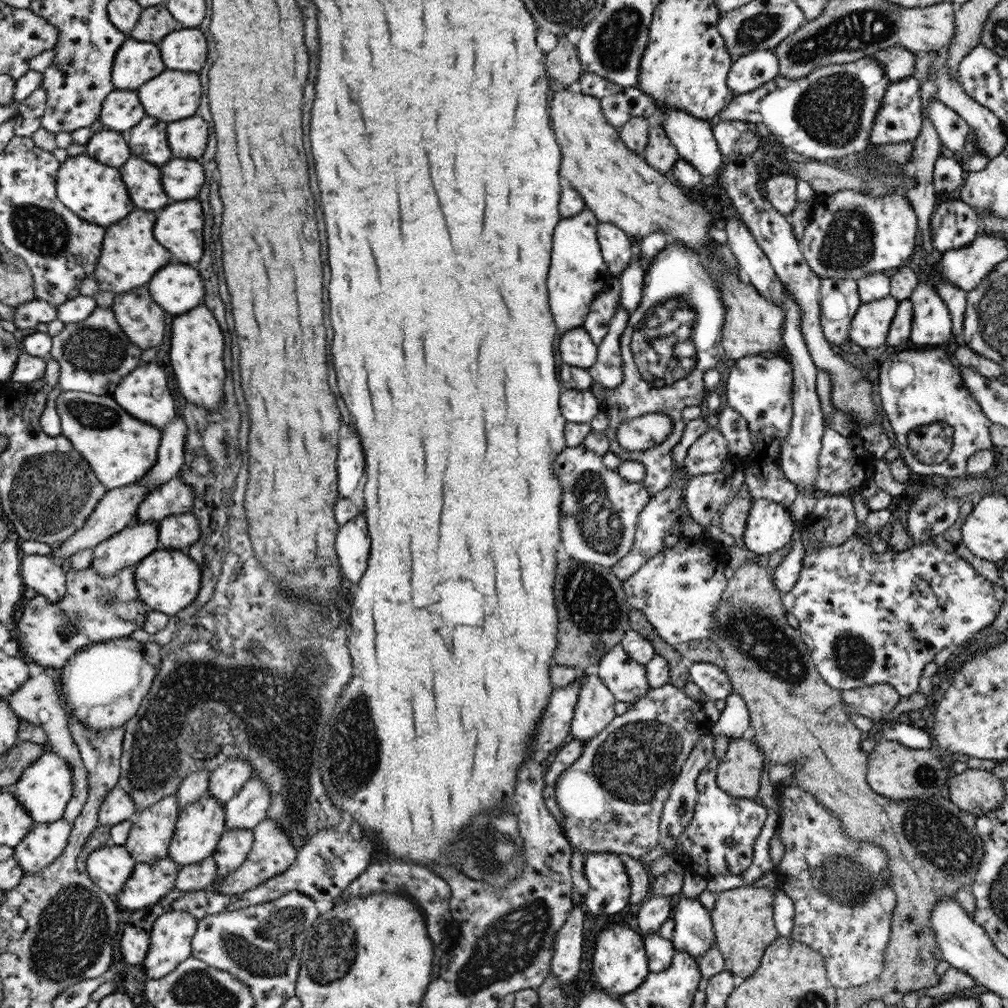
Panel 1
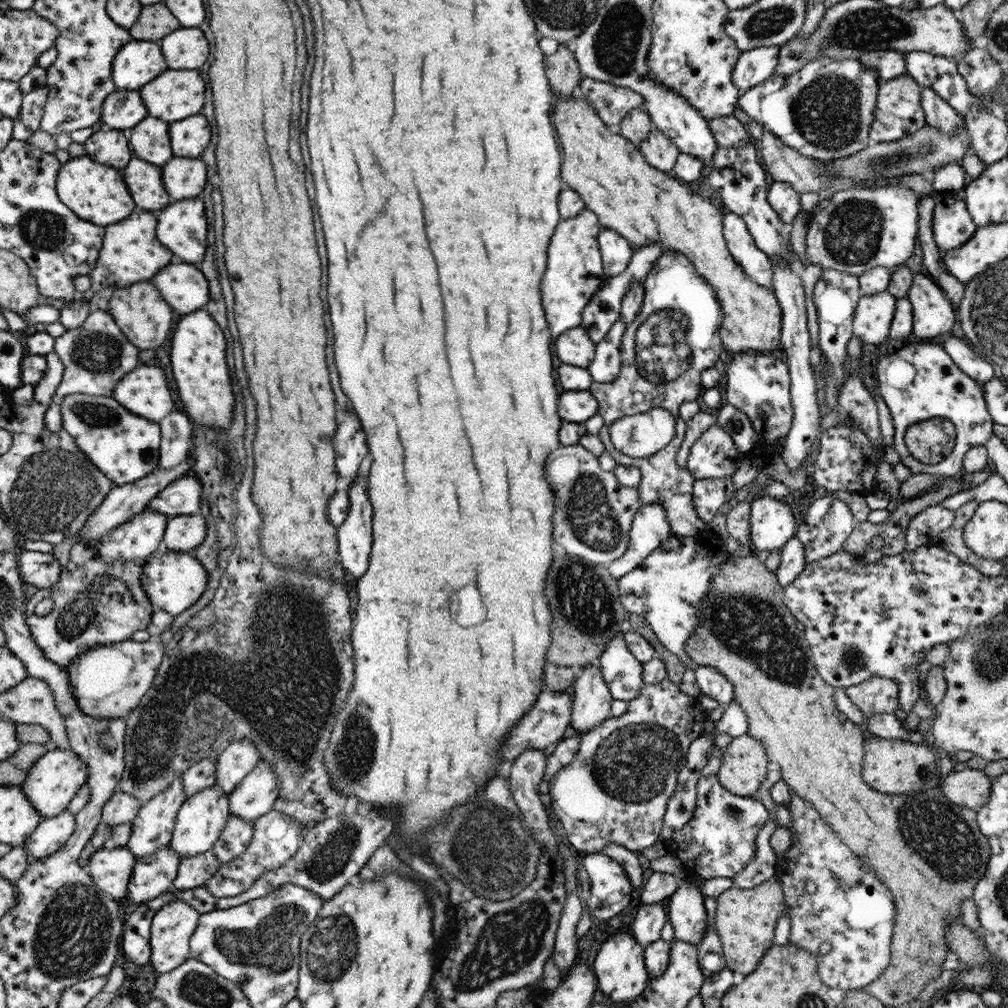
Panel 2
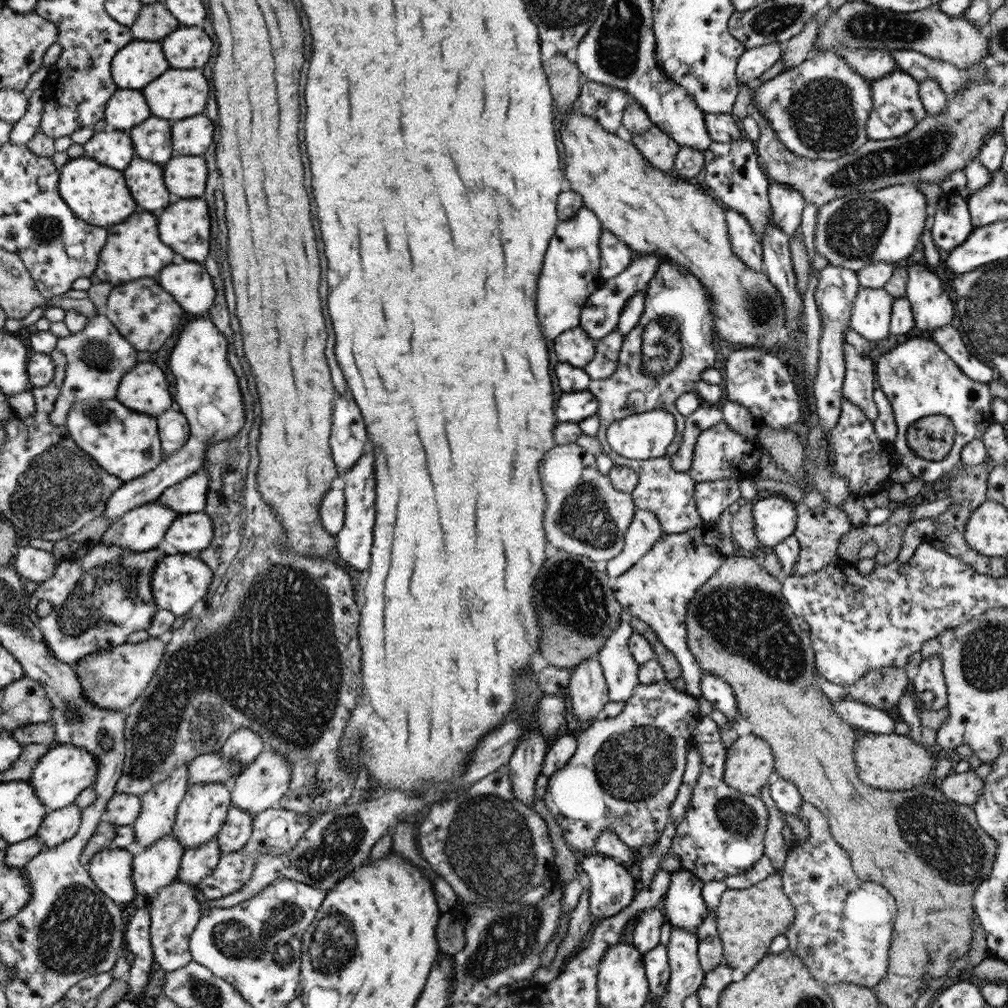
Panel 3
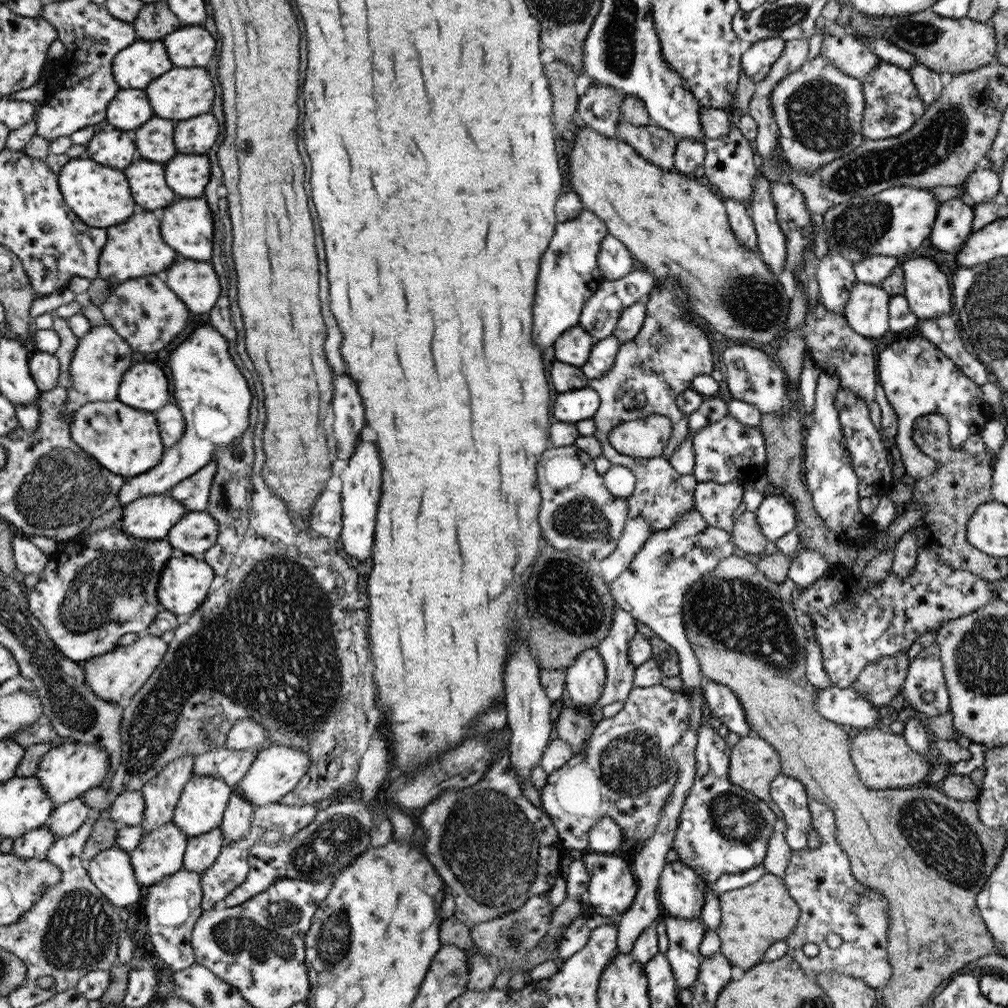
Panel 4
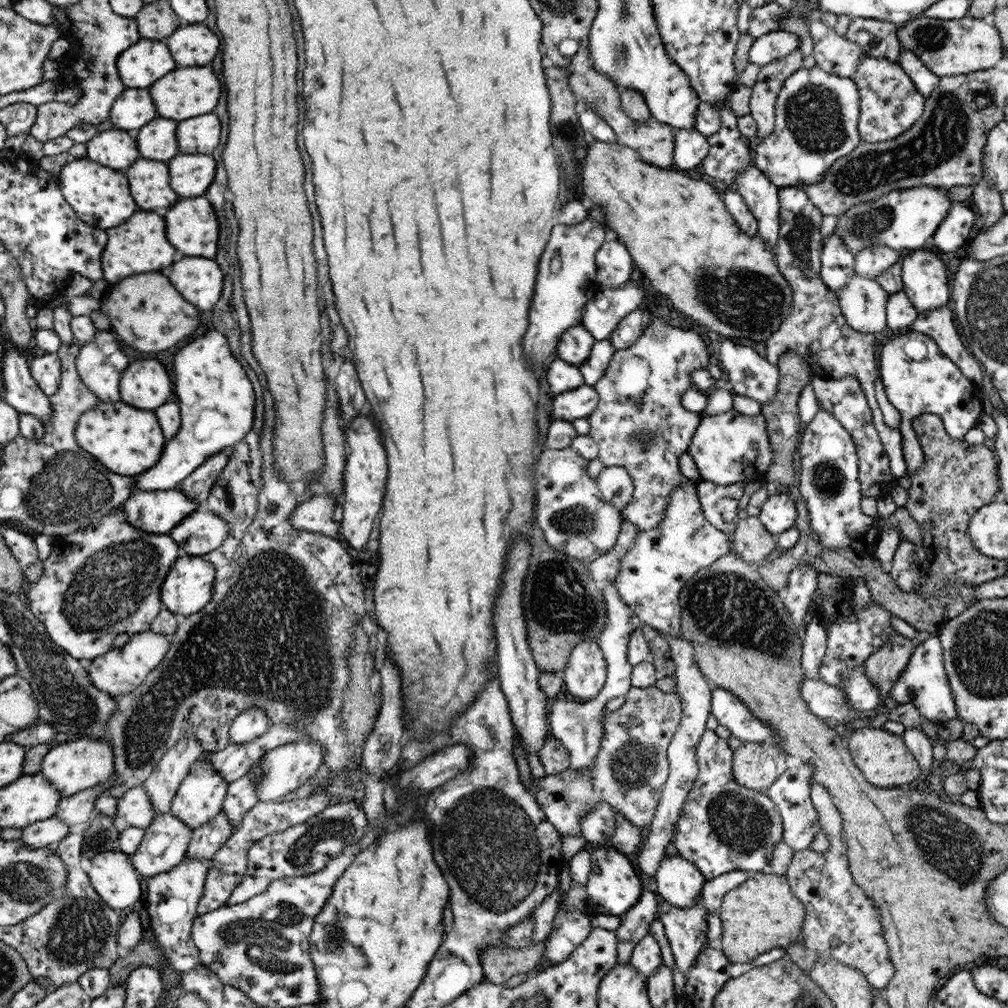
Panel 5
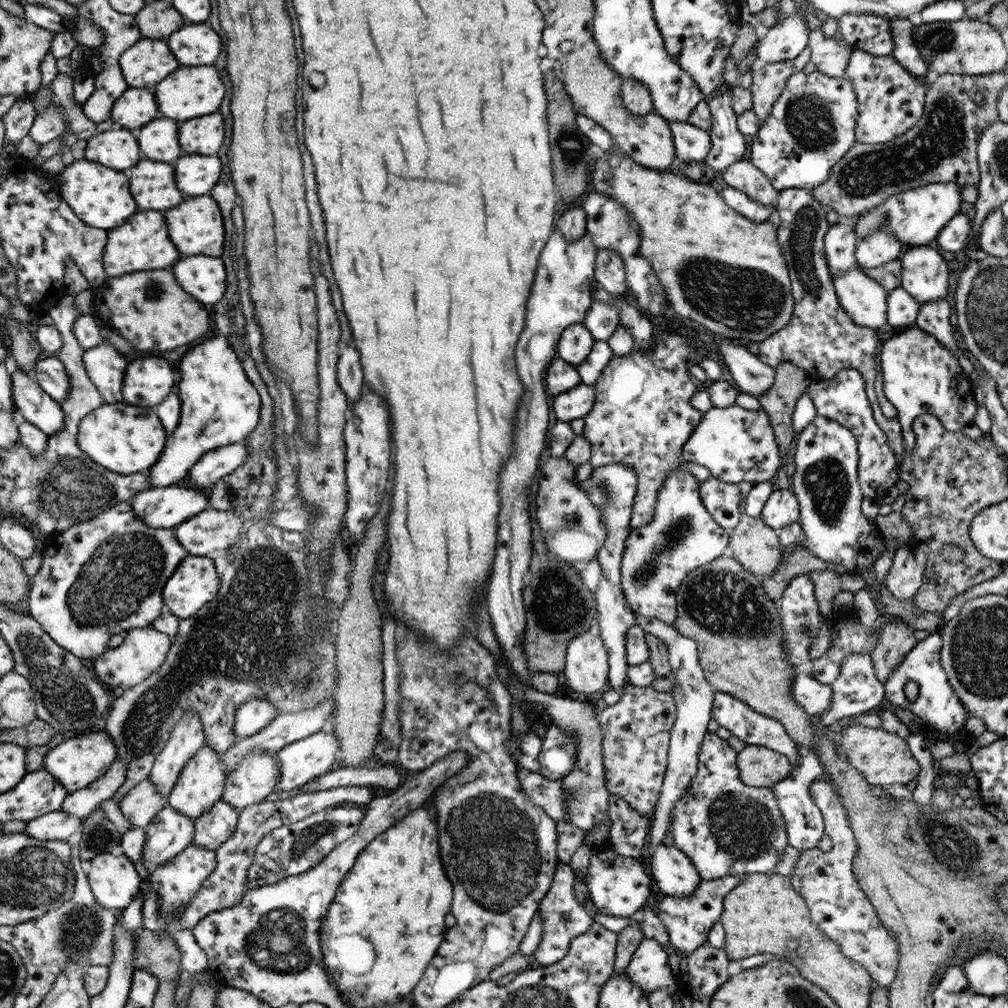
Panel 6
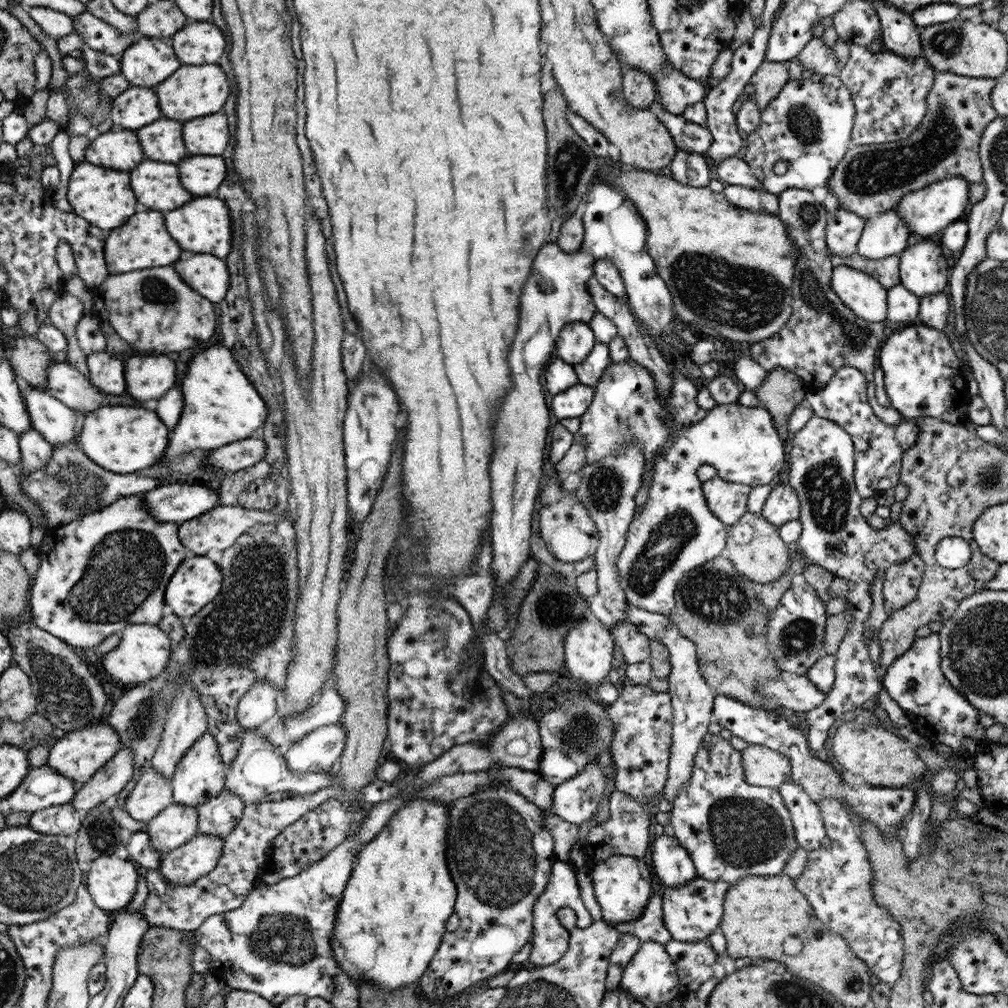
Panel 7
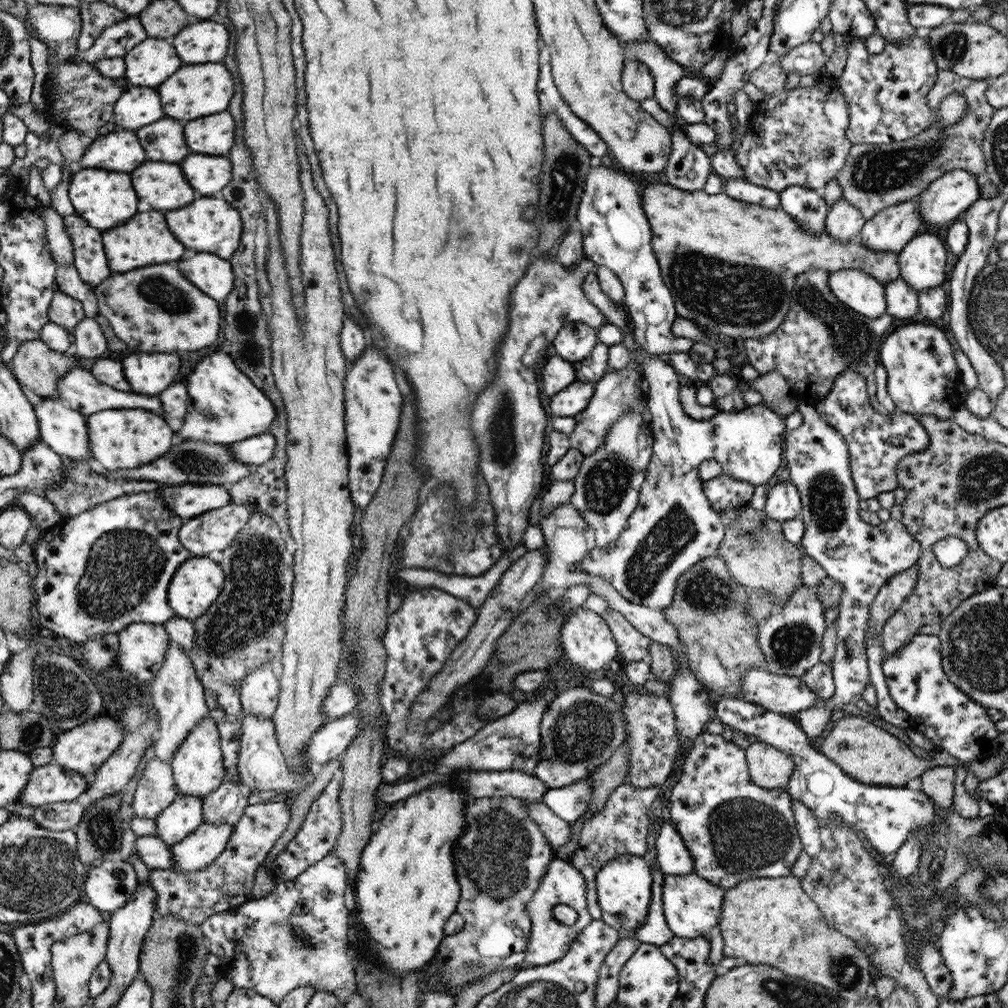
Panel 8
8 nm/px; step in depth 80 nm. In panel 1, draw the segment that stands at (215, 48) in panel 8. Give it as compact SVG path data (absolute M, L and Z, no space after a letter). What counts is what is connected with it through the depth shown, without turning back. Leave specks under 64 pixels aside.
M199 28L171 32L161 40L160 50L165 68L170 70L198 73L207 61L207 40Z

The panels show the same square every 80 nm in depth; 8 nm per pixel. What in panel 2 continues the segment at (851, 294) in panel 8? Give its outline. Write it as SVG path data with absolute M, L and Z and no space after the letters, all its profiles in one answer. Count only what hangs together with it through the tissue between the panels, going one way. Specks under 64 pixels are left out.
M887 290L878 294L860 294L853 316L853 336L866 344L884 343L889 336L892 319L894 318L897 298Z

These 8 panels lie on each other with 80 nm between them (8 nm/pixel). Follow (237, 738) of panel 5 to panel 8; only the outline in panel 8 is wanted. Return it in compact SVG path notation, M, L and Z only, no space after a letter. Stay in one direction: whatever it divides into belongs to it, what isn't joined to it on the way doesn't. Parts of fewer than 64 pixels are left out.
M261 664L242 682L241 705L245 716L255 714L259 718L273 718L279 701L279 671L274 664Z

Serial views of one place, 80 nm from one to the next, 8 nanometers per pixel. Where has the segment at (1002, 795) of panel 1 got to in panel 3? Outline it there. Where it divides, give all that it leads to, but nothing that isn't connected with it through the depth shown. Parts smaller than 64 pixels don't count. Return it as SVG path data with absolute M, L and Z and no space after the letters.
M972 768L962 773L952 771L945 779L939 781L937 785L946 798L960 804L973 806L982 796L985 782L978 777L975 769Z

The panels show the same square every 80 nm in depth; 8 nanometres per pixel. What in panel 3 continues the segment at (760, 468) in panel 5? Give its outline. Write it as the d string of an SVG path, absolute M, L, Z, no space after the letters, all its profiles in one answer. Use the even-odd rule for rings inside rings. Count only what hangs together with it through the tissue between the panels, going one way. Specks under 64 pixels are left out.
M720 421L698 435L694 445L692 468L687 474L698 483L728 480L728 478L739 481L752 479L752 476L756 477L759 472L760 449L762 448L764 447L757 438L748 440L732 430L725 422ZM700 524L694 529L682 533L662 535L638 562L627 570L622 576L611 580L611 587L616 590L617 601L622 604L628 617L636 617L643 620L656 633L658 640L675 654L682 669L681 676L687 684L687 693L693 697L701 696L700 679L703 670L699 667L697 660L687 647L687 626L686 626L686 607L696 591L720 568L720 565L729 558L732 558L739 552L733 540L726 538L714 526Z

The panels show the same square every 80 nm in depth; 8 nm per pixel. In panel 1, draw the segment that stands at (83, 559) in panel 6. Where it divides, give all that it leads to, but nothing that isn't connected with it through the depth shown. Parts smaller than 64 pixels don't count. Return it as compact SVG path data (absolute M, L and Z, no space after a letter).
M134 565L127 566L114 576L106 577L101 576L101 573L98 573L91 566L87 569L82 569L82 571L69 569L65 573L68 583L67 591L62 601L50 603L42 594L28 600L20 609L18 619L20 641L22 641L22 651L24 651L25 658L40 666L48 666L49 668L60 670L78 651L105 640L128 637L134 631L144 628L149 608L141 600L141 594L136 585L135 570Z

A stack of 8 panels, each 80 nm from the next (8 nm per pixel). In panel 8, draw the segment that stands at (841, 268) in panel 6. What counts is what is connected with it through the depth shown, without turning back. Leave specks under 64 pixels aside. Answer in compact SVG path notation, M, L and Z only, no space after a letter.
M842 197L829 207L824 227L833 240L849 242L858 238L865 221L862 213Z

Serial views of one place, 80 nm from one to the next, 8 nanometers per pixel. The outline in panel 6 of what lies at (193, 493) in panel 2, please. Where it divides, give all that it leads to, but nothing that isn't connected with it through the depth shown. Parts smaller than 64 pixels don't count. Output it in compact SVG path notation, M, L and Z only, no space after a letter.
M243 441L208 451L190 472L190 484L194 484L194 489L208 493L216 482L246 464L247 456L248 449Z

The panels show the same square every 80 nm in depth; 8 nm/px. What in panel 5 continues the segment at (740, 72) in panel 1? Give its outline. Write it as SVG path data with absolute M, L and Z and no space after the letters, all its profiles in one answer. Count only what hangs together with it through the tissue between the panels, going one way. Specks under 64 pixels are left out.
M771 31L754 39L754 44L748 52L748 61L759 67L782 60L794 50L801 50L802 40L788 31Z

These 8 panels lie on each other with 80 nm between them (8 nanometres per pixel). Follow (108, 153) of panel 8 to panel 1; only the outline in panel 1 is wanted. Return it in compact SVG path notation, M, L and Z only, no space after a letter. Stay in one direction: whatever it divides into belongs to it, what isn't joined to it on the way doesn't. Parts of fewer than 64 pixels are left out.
M104 129L93 133L85 143L85 154L94 160L102 160L102 164L114 164L114 168L120 168L130 158L130 148L120 132Z

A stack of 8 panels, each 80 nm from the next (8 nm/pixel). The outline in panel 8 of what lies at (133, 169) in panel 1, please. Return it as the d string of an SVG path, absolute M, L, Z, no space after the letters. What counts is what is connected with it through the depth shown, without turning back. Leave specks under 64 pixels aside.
M146 162L142 164L142 168L136 168L132 176L134 176L134 188L138 188L138 196L142 196L142 202L148 202L154 210L176 210L194 200L194 190L184 180L182 170L176 164Z

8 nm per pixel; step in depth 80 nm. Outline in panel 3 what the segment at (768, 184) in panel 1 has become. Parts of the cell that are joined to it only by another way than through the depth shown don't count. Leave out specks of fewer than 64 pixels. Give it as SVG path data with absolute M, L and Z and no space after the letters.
M773 182L769 185L767 195L773 212L773 222L795 237L802 222L802 209L806 204L801 192L789 184Z

